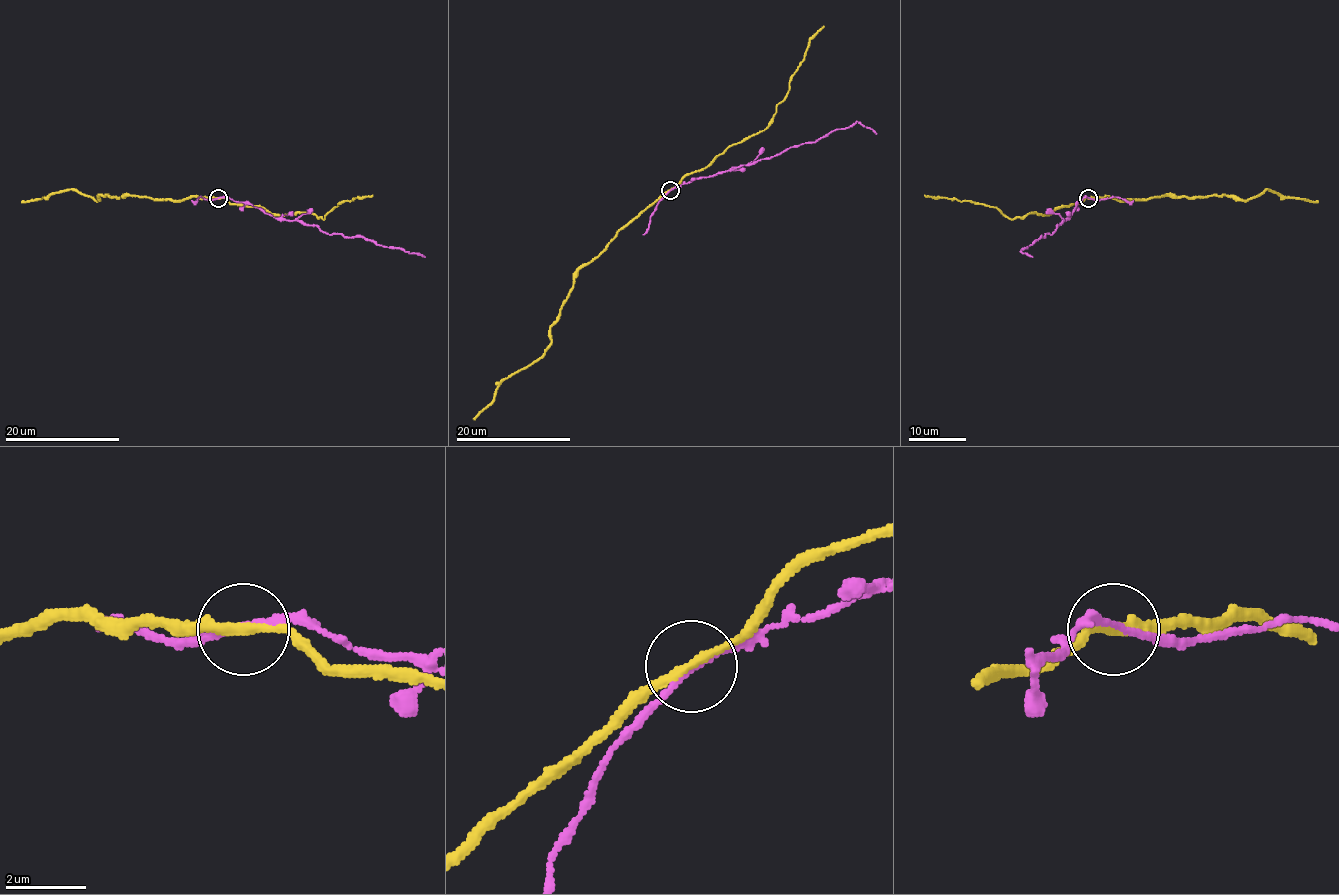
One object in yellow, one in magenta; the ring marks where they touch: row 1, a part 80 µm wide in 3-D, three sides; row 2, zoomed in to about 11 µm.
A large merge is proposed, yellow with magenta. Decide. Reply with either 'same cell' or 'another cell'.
another cell

